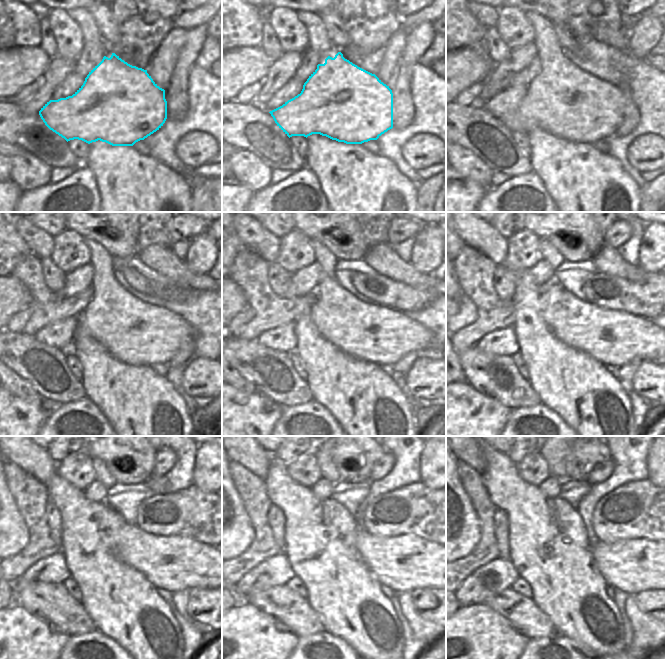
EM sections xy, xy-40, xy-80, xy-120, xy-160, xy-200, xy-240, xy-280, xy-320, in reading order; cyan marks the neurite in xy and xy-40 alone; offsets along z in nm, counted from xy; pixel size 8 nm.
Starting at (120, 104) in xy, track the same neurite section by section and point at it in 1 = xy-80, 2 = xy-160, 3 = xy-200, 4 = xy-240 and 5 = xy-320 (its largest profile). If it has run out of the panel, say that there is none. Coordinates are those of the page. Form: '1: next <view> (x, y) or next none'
1: next xy-80 (563, 100)
2: next xy-160 (370, 332)
3: next xy-200 (614, 338)
4: next xy-240 (174, 563)
5: next xy-320 (633, 566)

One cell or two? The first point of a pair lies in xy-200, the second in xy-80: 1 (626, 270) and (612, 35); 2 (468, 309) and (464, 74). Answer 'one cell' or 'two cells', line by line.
1: one cell
2: two cells

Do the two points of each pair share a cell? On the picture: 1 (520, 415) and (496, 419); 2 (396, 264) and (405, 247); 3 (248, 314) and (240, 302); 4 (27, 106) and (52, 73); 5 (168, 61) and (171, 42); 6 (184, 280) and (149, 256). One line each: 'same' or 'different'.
1: different
2: different
3: different
4: same
5: same
6: same

